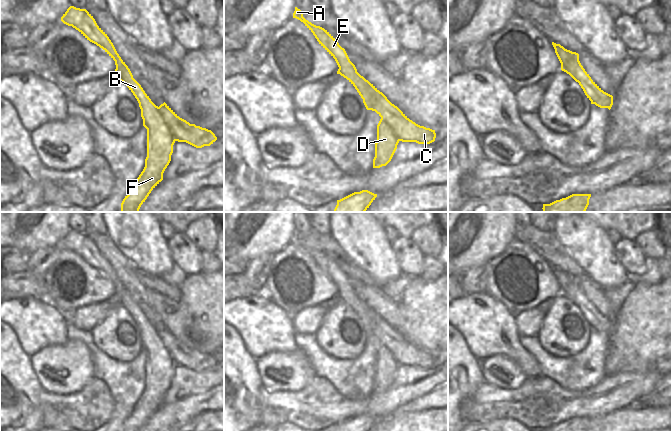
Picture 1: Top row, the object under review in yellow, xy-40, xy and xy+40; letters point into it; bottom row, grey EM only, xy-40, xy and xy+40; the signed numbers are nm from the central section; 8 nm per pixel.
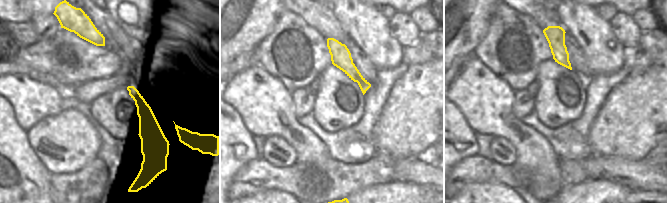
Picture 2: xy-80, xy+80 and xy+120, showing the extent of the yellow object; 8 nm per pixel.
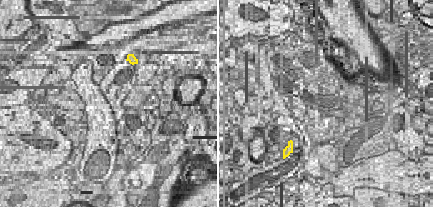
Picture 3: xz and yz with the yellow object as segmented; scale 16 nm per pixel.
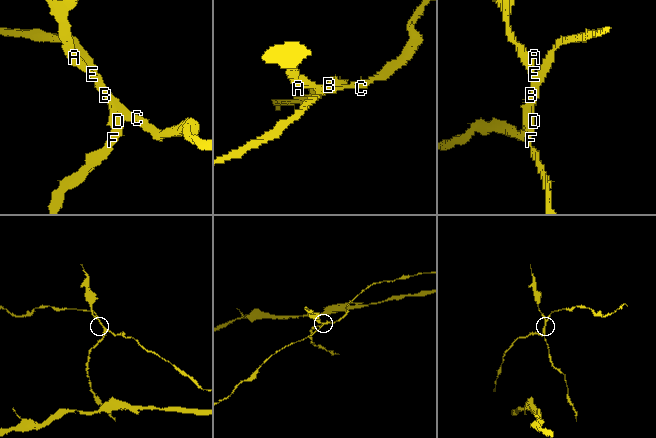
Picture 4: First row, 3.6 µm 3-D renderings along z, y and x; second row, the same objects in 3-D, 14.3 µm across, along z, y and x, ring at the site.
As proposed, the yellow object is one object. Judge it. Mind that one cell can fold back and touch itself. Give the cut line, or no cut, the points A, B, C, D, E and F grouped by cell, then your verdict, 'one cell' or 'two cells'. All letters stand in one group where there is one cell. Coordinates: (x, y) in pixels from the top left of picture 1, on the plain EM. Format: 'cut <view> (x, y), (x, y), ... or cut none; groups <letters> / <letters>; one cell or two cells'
cut xy+40 (565, 273), (568, 293), (596, 317), (595, 328); groups A B D E F / C; two cells

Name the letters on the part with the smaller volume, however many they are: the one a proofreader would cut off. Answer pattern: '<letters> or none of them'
A, B, D, E, F

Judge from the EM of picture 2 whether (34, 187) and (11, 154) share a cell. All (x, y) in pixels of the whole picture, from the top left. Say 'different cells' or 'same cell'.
same cell

